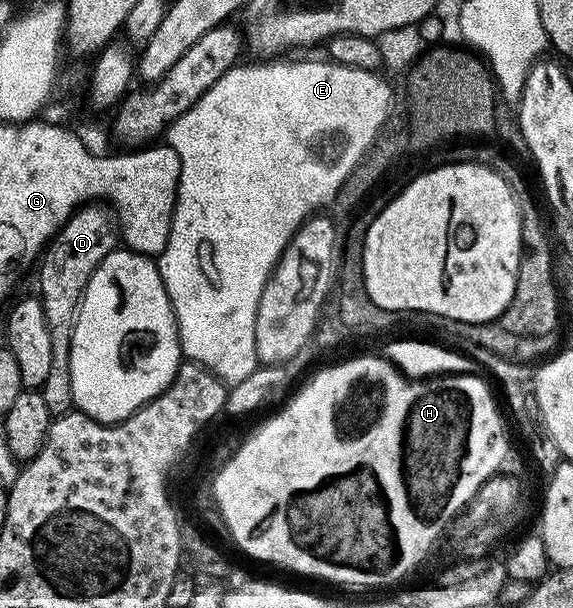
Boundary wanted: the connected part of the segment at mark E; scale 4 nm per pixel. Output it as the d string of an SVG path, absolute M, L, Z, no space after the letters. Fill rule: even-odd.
M254 60L251 66L239 64L233 66L228 73L220 76L200 100L175 120L168 128L168 144L180 156L180 180L178 181L178 199L172 216L172 232L168 232L168 244L164 252L157 255L158 274L164 280L164 288L168 292L168 300L174 309L174 319L178 325L178 342L182 345L182 353L189 361L198 362L204 368L222 379L227 384L233 384L251 376L260 366L256 352L256 336L260 319L258 309L264 306L262 293L264 284L268 284L274 265L282 258L286 245L292 240L294 233L306 223L307 218L317 215L321 206L326 206L337 199L346 182L346 177L353 172L358 161L370 151L371 144L381 132L382 125L391 117L390 86L373 70L361 70L358 67L342 66L338 62L282 62L286 60ZM329 134L339 134L342 137L342 147L335 158L321 158L314 145Z

